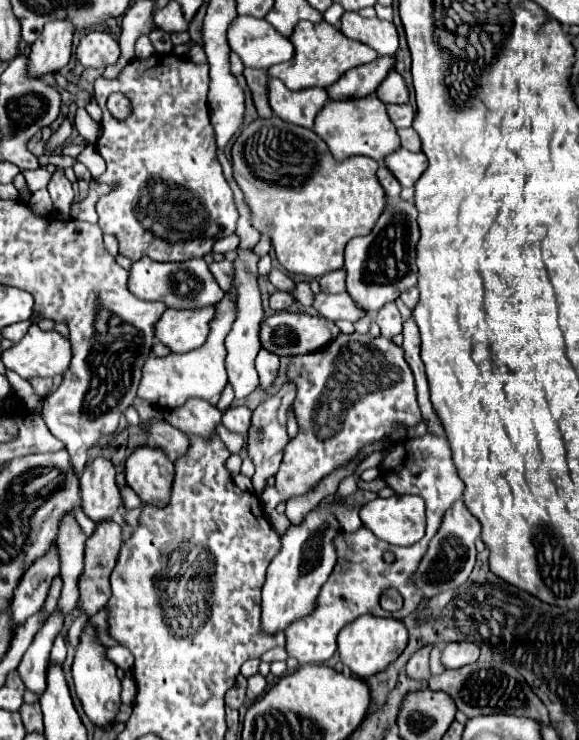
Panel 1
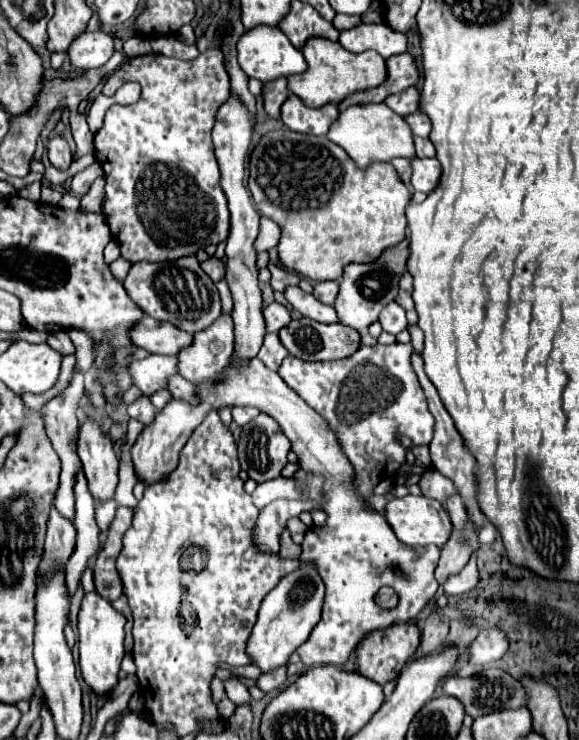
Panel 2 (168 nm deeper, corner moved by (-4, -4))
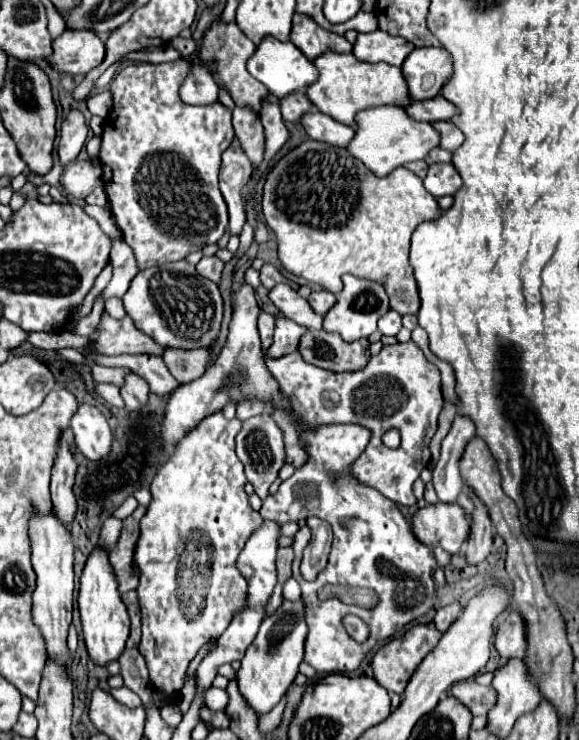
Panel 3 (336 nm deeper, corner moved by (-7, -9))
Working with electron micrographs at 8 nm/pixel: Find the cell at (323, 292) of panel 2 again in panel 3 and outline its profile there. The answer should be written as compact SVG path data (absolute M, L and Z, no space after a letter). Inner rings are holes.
M319 290L319 292L311 292L309 296L309 304L317 314L327 314L327 310L335 304L335 294L327 292L327 290Z

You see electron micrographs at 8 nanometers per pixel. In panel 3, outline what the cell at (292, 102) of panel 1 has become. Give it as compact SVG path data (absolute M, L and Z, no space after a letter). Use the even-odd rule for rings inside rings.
M319 110L315 114L309 114L307 118L303 118L301 124L303 124L303 128L311 140L327 142L327 144L339 146L339 148L347 148L347 144L355 136L355 130L351 126L339 124L337 120L321 114Z

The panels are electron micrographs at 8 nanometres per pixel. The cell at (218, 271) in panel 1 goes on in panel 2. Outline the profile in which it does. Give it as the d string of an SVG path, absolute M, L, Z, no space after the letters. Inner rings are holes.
M210 257L208 261L204 261L204 263L200 263L200 265L202 265L202 269L210 275L210 279L212 279L214 283L218 283L218 281L226 275L226 265L224 265L224 261L218 259L218 257Z

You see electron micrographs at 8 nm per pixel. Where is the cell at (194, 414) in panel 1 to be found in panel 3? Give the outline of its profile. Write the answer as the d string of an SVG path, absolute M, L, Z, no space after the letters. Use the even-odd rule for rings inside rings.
M121 354L95 358L95 362L105 366L121 366L129 368L131 372L137 372L141 378L149 382L149 388L155 394L169 394L179 386L179 382L169 374L169 370L157 354Z

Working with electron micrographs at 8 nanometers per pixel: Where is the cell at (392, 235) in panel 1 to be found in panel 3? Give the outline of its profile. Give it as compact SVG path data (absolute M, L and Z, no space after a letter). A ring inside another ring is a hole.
M351 274L343 276L343 290L337 296L335 306L325 314L323 318L323 330L325 332L335 332L339 334L345 342L355 342L361 338L369 338L377 330L377 320L389 310L389 298L385 294L385 288L379 286L377 282L367 282L359 280Z

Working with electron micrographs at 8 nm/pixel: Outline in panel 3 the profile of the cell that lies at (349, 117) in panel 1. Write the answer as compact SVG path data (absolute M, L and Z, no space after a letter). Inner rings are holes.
M395 106L361 110L355 116L355 120L355 138L351 140L351 146L347 146L347 150L357 160L361 160L375 176L387 176L407 162L423 160L429 154L429 150L439 146L439 132L429 122L417 122L411 116L407 116L405 110L399 110Z

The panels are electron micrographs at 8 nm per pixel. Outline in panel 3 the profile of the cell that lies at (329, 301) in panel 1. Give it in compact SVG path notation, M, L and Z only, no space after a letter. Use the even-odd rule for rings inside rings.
M275 284L269 290L269 300L279 308L281 314L285 314L287 318L307 326L309 330L321 330L323 324L323 316L315 314L309 306L309 302L305 298L301 298L291 286L287 284Z

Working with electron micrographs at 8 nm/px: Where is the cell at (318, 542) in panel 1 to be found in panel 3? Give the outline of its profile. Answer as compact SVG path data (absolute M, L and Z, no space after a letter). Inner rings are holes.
M285 600L283 606L273 614L267 616L261 622L261 628L253 640L253 644L247 648L241 668L237 670L237 682L239 692L249 708L255 710L257 716L267 714L287 692L291 682L297 676L297 668L303 660L303 644L307 636L307 624L303 622L303 602L289 602Z

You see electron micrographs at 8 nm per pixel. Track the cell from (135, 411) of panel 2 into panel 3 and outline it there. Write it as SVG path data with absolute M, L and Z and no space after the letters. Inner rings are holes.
M133 372L127 374L125 384L121 386L121 398L123 398L127 410L139 410L139 406L143 406L147 402L147 396L149 396L147 382Z

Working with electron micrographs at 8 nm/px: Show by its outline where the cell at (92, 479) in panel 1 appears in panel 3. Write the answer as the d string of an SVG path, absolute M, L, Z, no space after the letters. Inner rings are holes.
M79 404L69 428L73 432L73 442L77 450L91 458L101 460L111 452L111 428L105 416L91 404Z

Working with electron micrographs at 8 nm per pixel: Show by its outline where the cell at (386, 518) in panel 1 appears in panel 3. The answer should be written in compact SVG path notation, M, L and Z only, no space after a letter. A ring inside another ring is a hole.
M443 502L429 504L417 510L417 514L413 516L415 536L427 546L441 546L449 554L457 554L463 548L463 544L469 538L469 530L471 530L471 518L465 514L465 510L459 504L443 504Z

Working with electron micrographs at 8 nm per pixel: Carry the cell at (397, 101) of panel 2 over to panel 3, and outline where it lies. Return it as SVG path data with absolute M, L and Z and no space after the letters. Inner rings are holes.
M441 94L431 100L417 100L407 108L407 114L415 120L423 122L439 122L439 120L451 120L459 110L451 106L449 100L445 100Z

